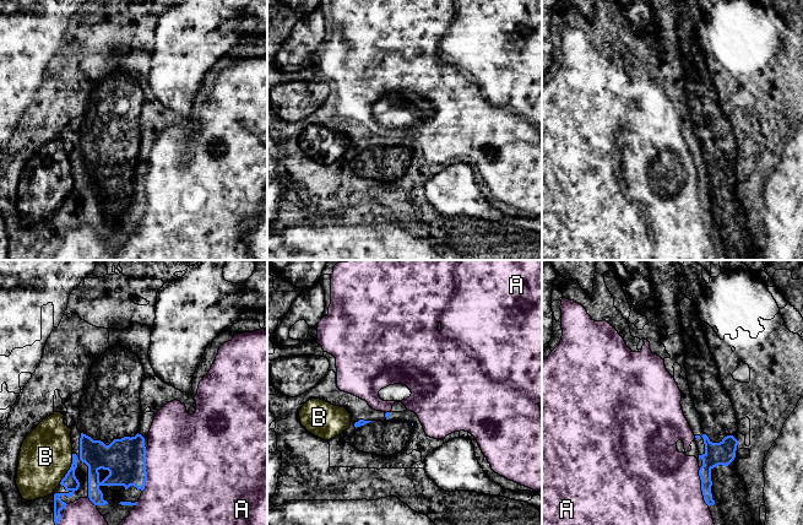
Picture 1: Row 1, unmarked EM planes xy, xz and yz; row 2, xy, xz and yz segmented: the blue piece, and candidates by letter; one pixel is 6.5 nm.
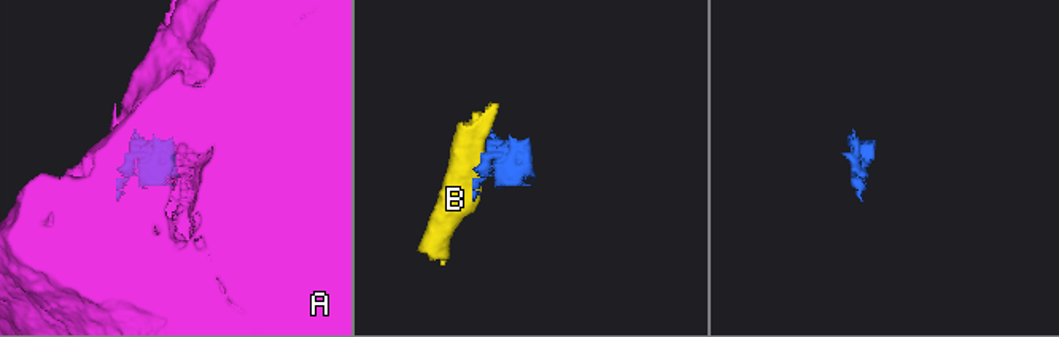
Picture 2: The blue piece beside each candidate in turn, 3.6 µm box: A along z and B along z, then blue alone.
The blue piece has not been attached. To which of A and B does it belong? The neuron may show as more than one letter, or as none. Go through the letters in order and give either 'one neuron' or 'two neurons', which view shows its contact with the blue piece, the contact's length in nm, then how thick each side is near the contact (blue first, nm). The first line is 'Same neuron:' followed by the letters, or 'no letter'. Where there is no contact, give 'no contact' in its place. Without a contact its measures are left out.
Same neuron: no letter
A: two neurons; meets blue in xy; contact 280 nm long; 280 nm thick on the blue side, 480 nm on the other
B: two neurons; meets blue in xy; contact 220 nm long; 100 nm thick on the blue side, 340 nm on the other

